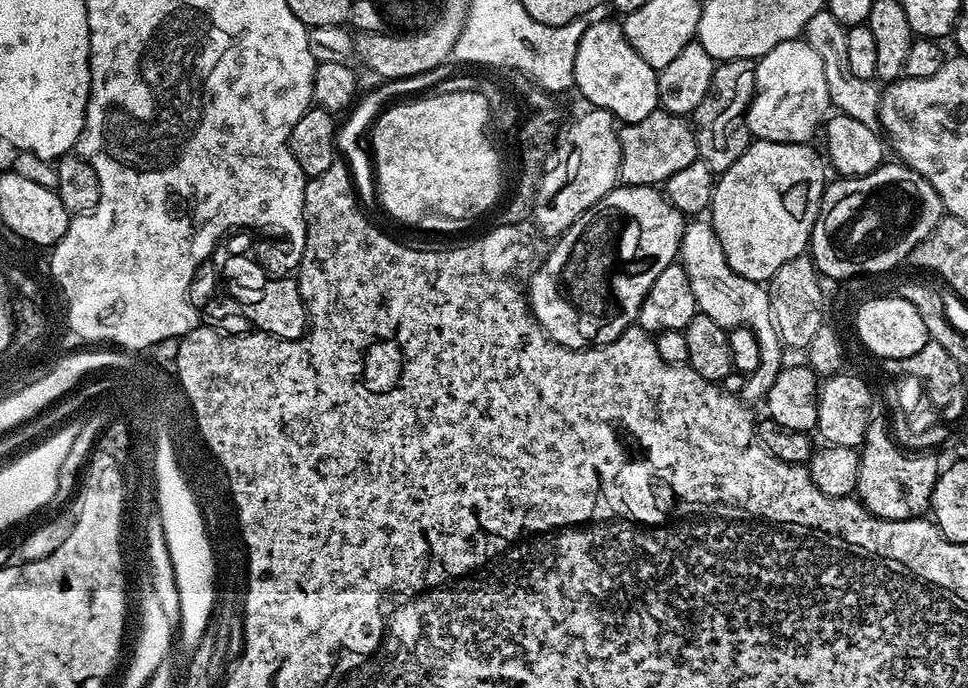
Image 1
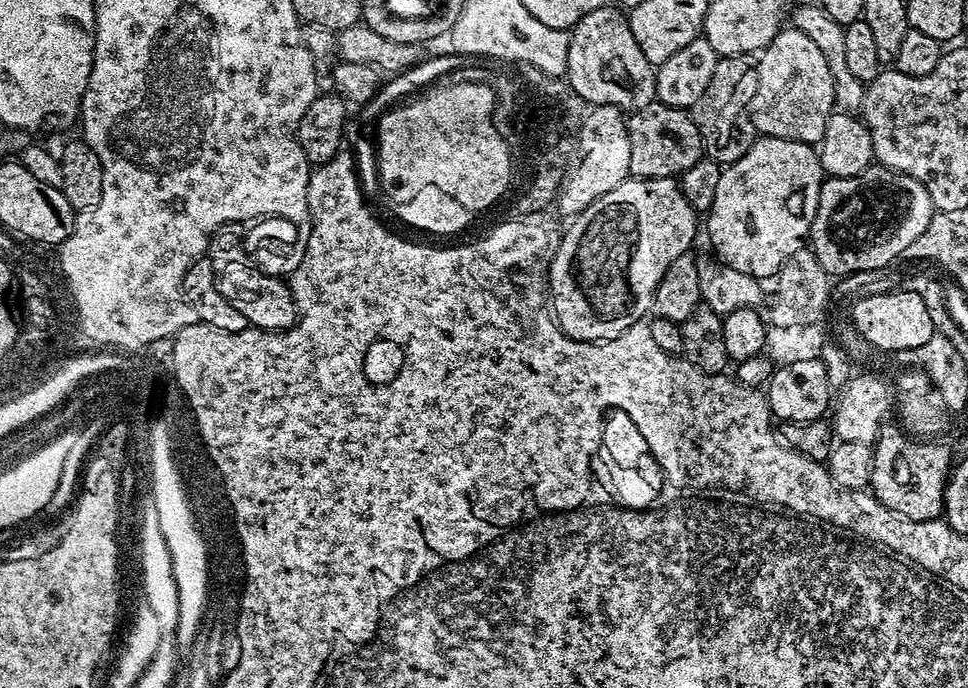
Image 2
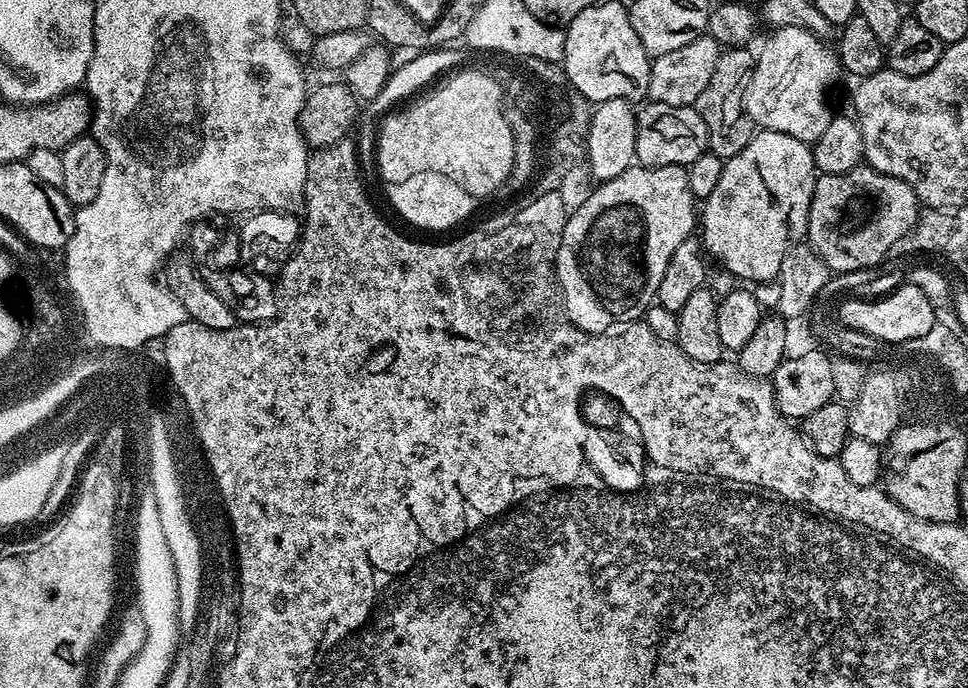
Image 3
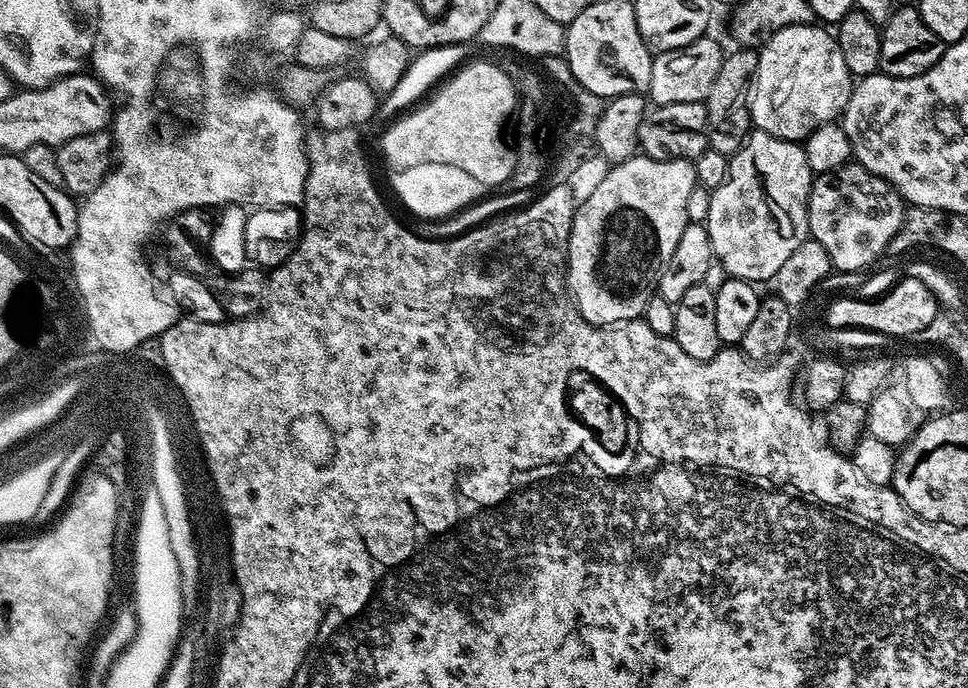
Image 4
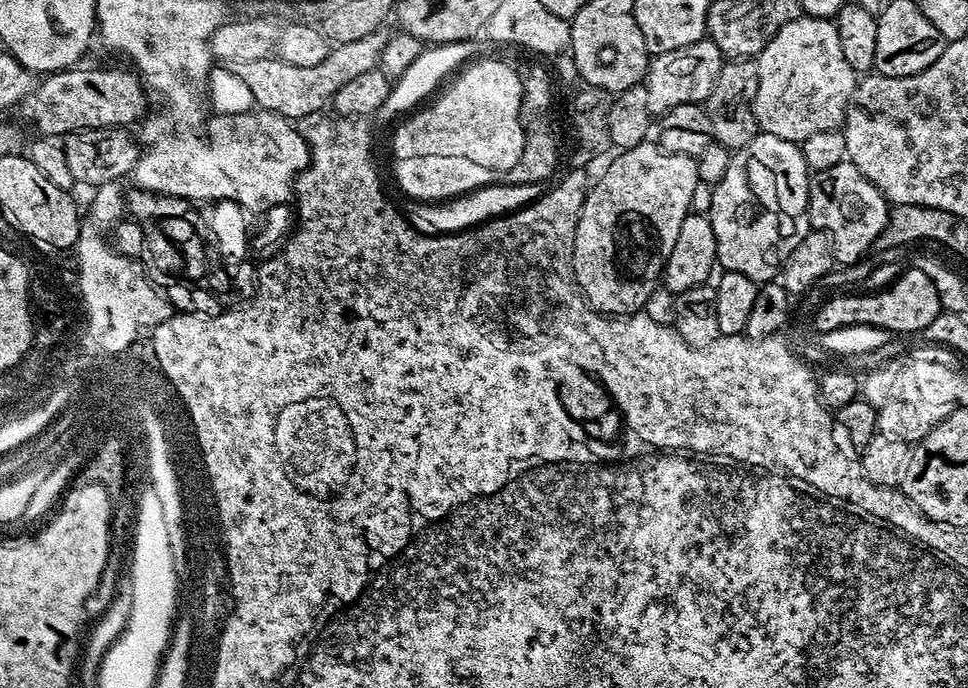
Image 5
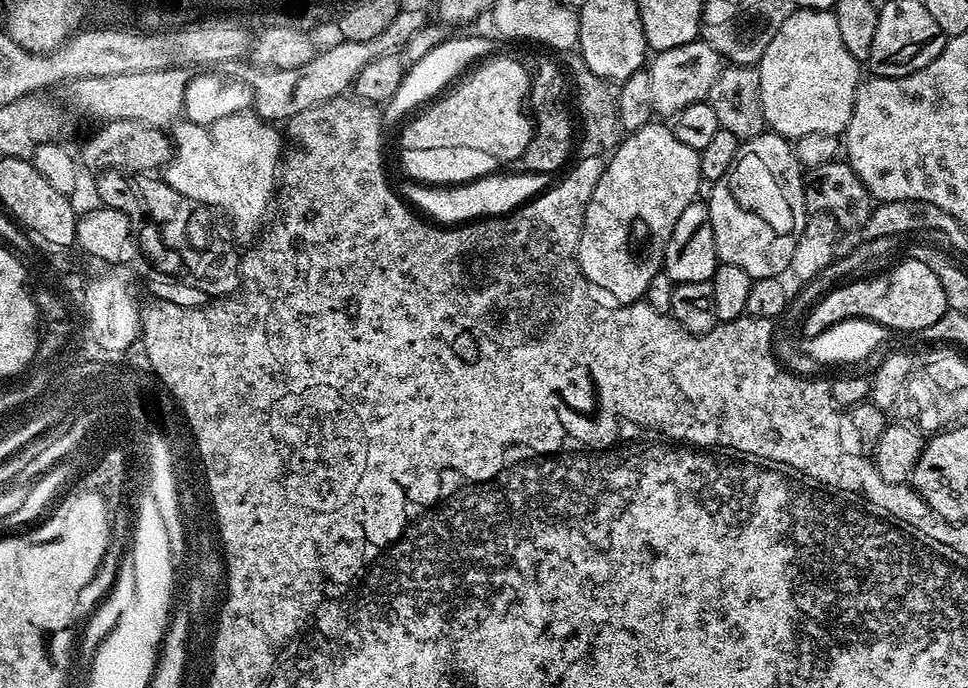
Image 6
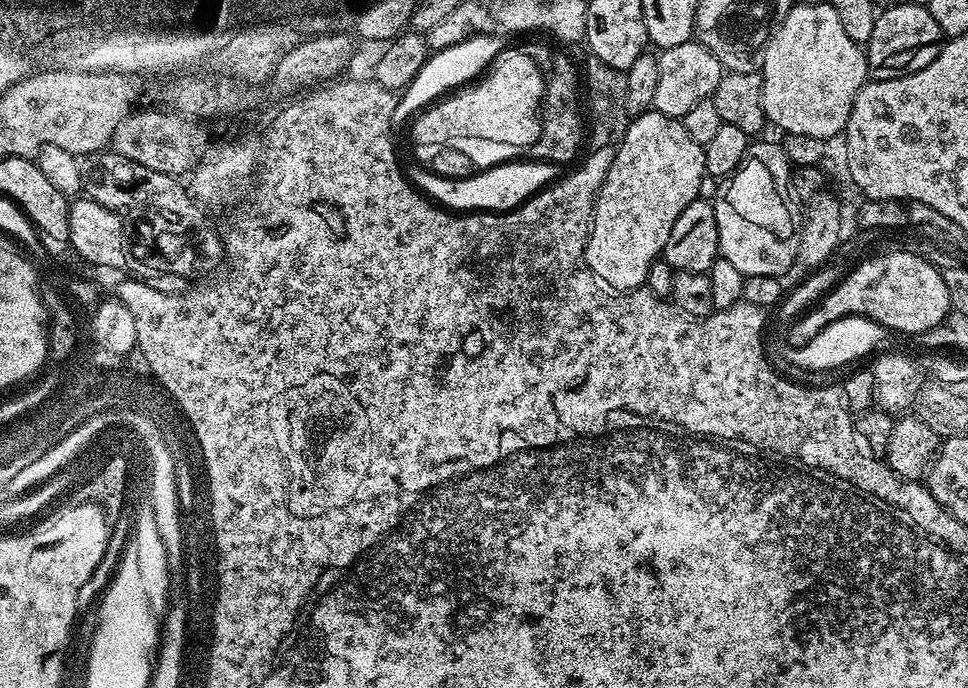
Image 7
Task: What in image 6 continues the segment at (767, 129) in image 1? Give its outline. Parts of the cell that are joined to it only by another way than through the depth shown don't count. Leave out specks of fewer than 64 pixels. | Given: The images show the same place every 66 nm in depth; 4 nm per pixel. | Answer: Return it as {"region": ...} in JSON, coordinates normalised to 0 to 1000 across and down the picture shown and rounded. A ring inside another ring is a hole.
{"region":[[[823,12],[808,32],[804,49],[795,55],[791,78],[787,78],[785,100],[785,147],[789,161],[789,179],[806,198],[815,198],[821,206],[833,195],[857,195],[867,199],[878,177],[880,156],[884,147],[884,129],[890,121],[889,94],[870,63],[866,32],[860,17],[846,17]]]}

